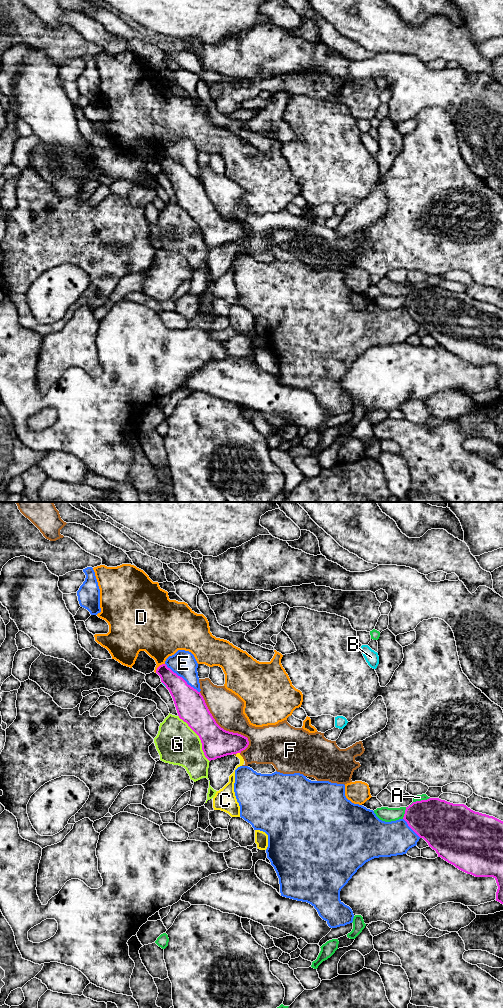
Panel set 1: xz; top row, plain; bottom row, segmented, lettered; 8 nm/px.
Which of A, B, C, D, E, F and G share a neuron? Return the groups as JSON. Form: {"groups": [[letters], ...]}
{"groups": [["A"], ["B"], ["C", "F"], ["D"], ["E"], ["G"]]}

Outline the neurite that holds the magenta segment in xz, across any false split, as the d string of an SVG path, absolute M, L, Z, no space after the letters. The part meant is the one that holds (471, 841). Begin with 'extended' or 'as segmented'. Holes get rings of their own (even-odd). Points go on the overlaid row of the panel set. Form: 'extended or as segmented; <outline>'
as segmented; M439 798L413 802L403 819L438 857L475 877L493 877L498 886L496 901L503 904L503 821Z

